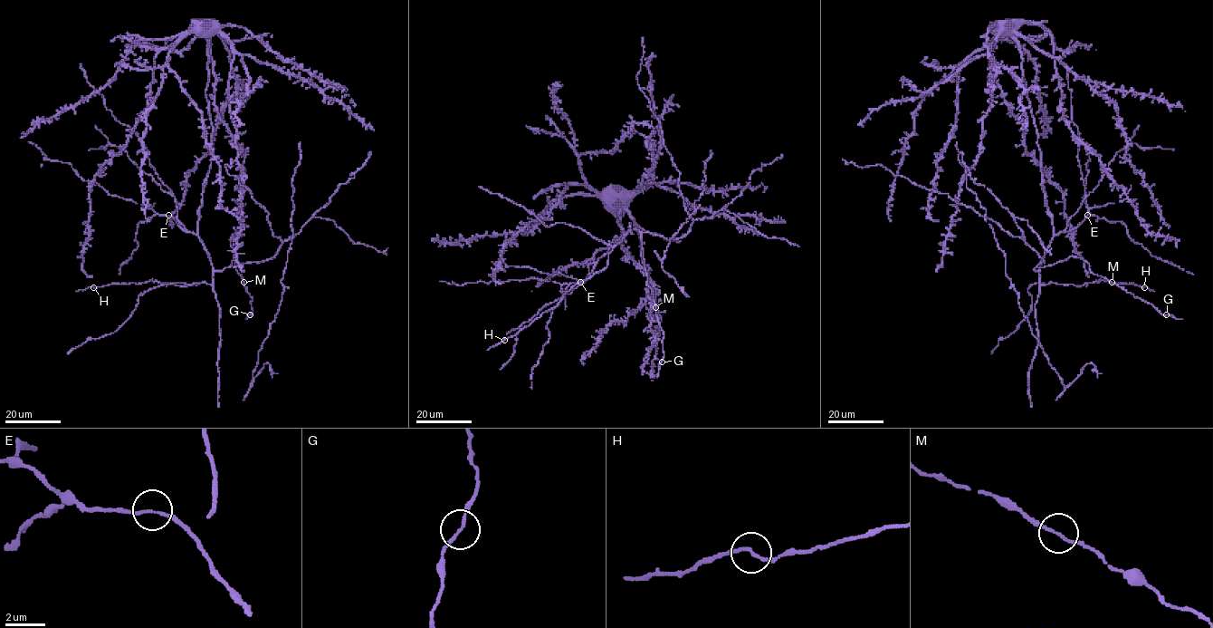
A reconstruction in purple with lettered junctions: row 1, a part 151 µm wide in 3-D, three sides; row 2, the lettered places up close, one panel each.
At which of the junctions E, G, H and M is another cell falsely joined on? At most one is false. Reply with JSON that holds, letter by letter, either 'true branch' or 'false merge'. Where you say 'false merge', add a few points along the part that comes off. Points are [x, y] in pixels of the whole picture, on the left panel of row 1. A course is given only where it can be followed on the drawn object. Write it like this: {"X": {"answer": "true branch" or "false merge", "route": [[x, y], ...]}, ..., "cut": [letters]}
{"E": {"answer": "true branch"}, "G": {"answer": "true branch"}, "H": {"answer": "true branch"}, "M": {"answer": "true branch"}, "cut": []}

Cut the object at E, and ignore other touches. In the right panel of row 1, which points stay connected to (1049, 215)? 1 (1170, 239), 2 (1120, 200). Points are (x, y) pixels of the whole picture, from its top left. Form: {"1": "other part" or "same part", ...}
{"1": "same part", "2": "same part"}

